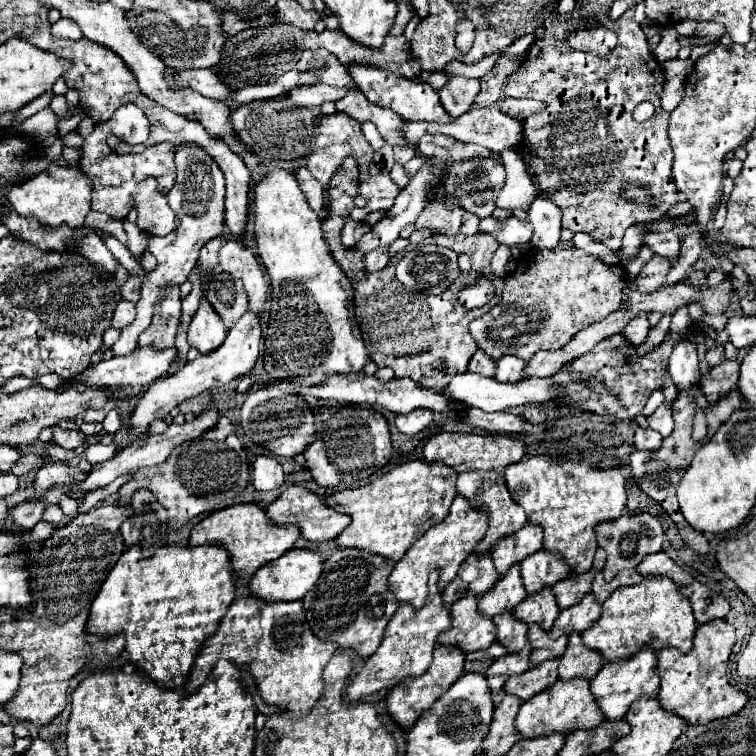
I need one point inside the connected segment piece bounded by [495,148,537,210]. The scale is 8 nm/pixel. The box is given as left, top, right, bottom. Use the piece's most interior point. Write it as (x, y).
(518, 191)

